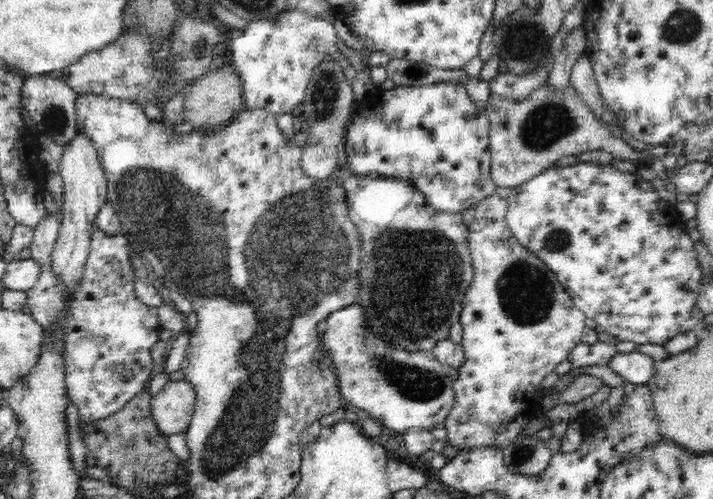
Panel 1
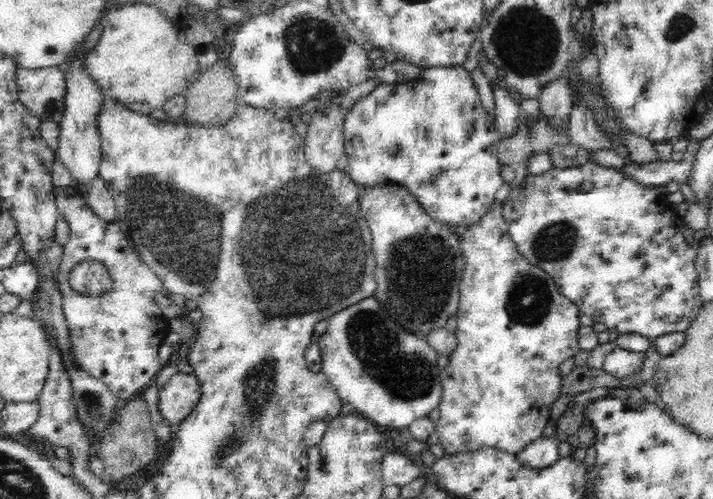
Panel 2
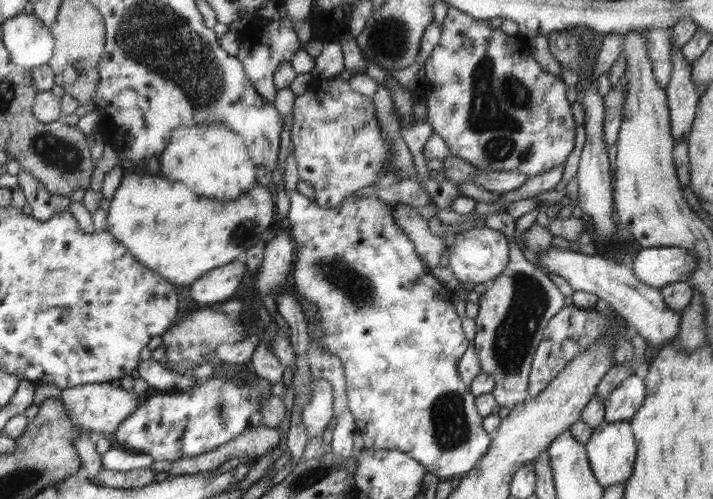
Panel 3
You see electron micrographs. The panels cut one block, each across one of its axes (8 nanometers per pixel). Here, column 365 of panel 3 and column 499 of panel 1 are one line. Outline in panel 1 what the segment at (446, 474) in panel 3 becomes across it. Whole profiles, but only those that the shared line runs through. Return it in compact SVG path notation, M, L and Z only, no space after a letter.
M497 192L484 197L475 206L475 219L468 227L474 278L466 291L459 318L463 330L460 343L464 349L464 364L458 368L458 377L452 380L454 406L444 420L448 435L445 446L457 446L460 450L488 446L503 450L508 443L520 438L524 422L530 422L541 412L542 379L554 372L557 364L567 360L569 350L582 342L586 328L587 316L576 308L556 274L536 253L514 238L505 221L508 207L508 199L501 198Z

